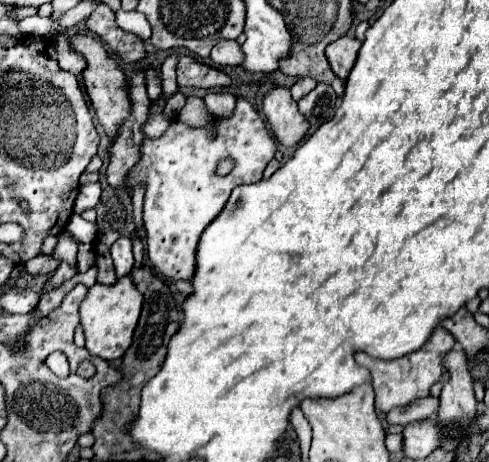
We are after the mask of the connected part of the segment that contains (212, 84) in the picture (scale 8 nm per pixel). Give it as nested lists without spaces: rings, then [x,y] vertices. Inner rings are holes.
[[[180,56],[178,62],[178,86],[194,86],[194,88],[218,88],[228,86],[230,76],[214,66],[202,64],[192,56]]]

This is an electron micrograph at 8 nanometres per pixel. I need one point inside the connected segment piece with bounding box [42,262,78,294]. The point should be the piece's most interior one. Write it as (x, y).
(64, 272)

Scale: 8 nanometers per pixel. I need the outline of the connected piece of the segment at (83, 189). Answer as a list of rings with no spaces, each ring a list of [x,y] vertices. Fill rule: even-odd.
[[[86,184],[86,186],[80,186],[80,192],[78,192],[78,198],[76,198],[76,204],[74,204],[74,212],[76,214],[82,214],[84,210],[88,208],[94,208],[100,200],[100,184]]]

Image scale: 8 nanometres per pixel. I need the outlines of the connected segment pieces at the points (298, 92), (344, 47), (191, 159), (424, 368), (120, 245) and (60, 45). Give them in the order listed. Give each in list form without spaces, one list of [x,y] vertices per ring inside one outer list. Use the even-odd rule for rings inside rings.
[[[308,76],[298,78],[298,82],[290,88],[290,90],[292,90],[292,98],[294,98],[294,100],[300,100],[300,98],[306,96],[306,94],[316,86],[316,84],[318,84],[318,82],[312,80],[312,78],[308,78]]]
[[[344,34],[340,38],[336,38],[328,48],[326,48],[326,58],[332,66],[332,72],[340,78],[346,80],[348,72],[352,70],[358,50],[360,50],[362,42],[358,38],[352,38],[350,34]]]
[[[236,98],[232,116],[218,118],[214,134],[208,128],[192,128],[174,120],[160,138],[144,138],[140,160],[126,176],[126,190],[146,184],[144,192],[144,224],[148,230],[146,256],[152,270],[170,278],[190,280],[194,274],[194,252],[204,228],[220,214],[230,192],[238,184],[258,182],[266,164],[274,158],[276,142],[264,126],[254,106]],[[222,158],[232,158],[234,168],[226,176],[216,174]]]
[[[438,326],[434,336],[430,336],[430,340],[420,350],[416,350],[410,356],[404,356],[404,358],[396,358],[396,360],[386,362],[386,360],[376,360],[376,358],[370,358],[370,356],[358,352],[356,362],[360,366],[368,368],[370,374],[372,374],[372,386],[374,386],[374,392],[376,392],[376,410],[388,414],[392,408],[408,406],[412,400],[428,396],[432,384],[436,384],[444,374],[444,366],[442,366],[444,356],[454,346],[456,346],[454,336],[448,330]]]
[[[118,238],[112,244],[112,260],[114,260],[114,268],[118,276],[126,276],[132,270],[134,258],[132,258],[132,242],[130,238]]]
[[[82,22],[72,31],[62,32],[62,34],[58,34],[58,38],[52,40],[52,46],[56,48],[58,62],[60,62],[60,68],[62,68],[62,70],[68,70],[68,72],[72,72],[72,74],[80,74],[80,72],[86,68],[86,62],[82,60],[82,56],[78,56],[76,52],[70,50],[70,46],[68,46],[68,36],[74,35],[75,33],[87,34],[88,32],[85,22]]]

